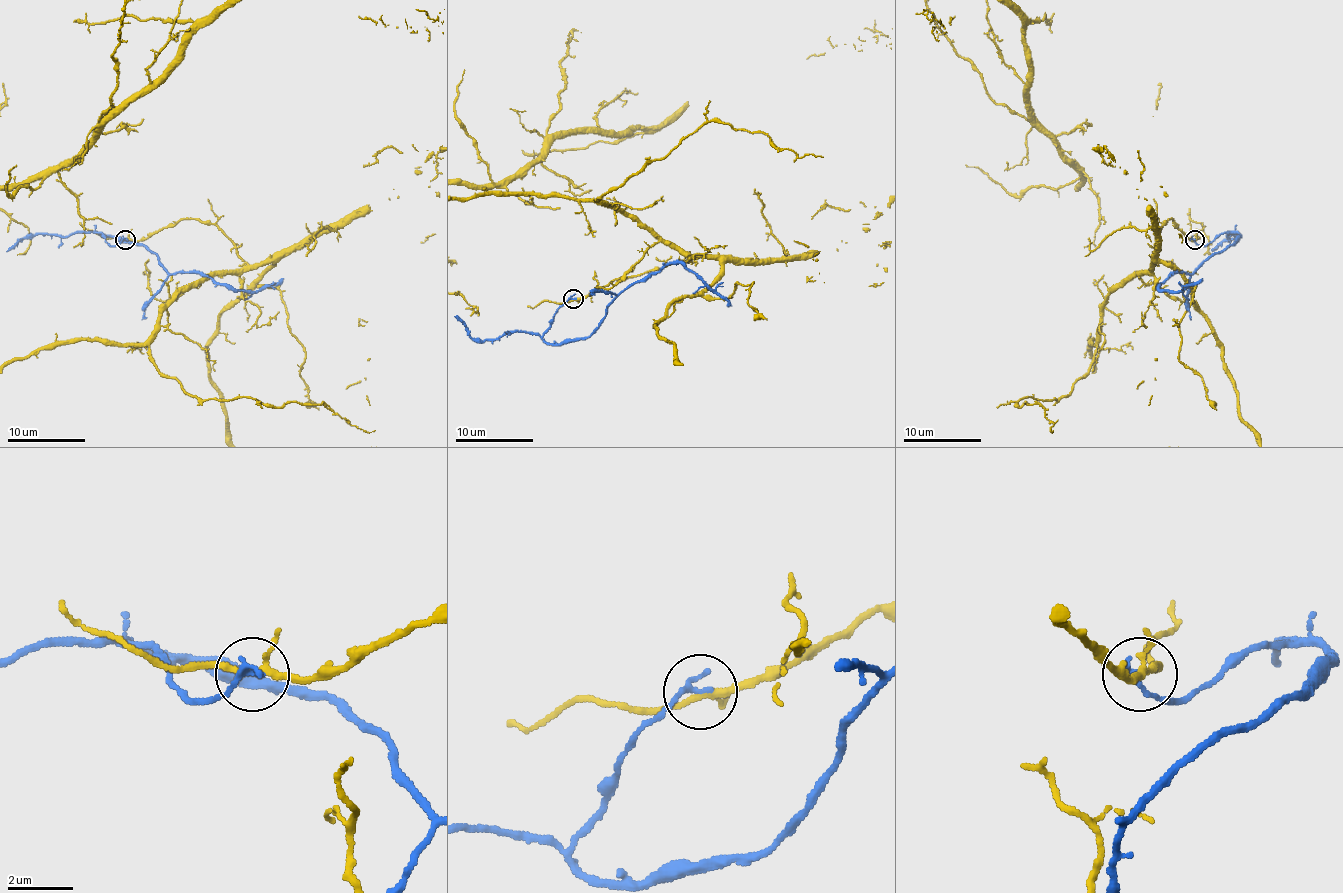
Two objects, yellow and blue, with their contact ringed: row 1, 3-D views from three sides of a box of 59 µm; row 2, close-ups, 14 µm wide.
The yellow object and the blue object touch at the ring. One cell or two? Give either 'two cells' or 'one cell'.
one cell

